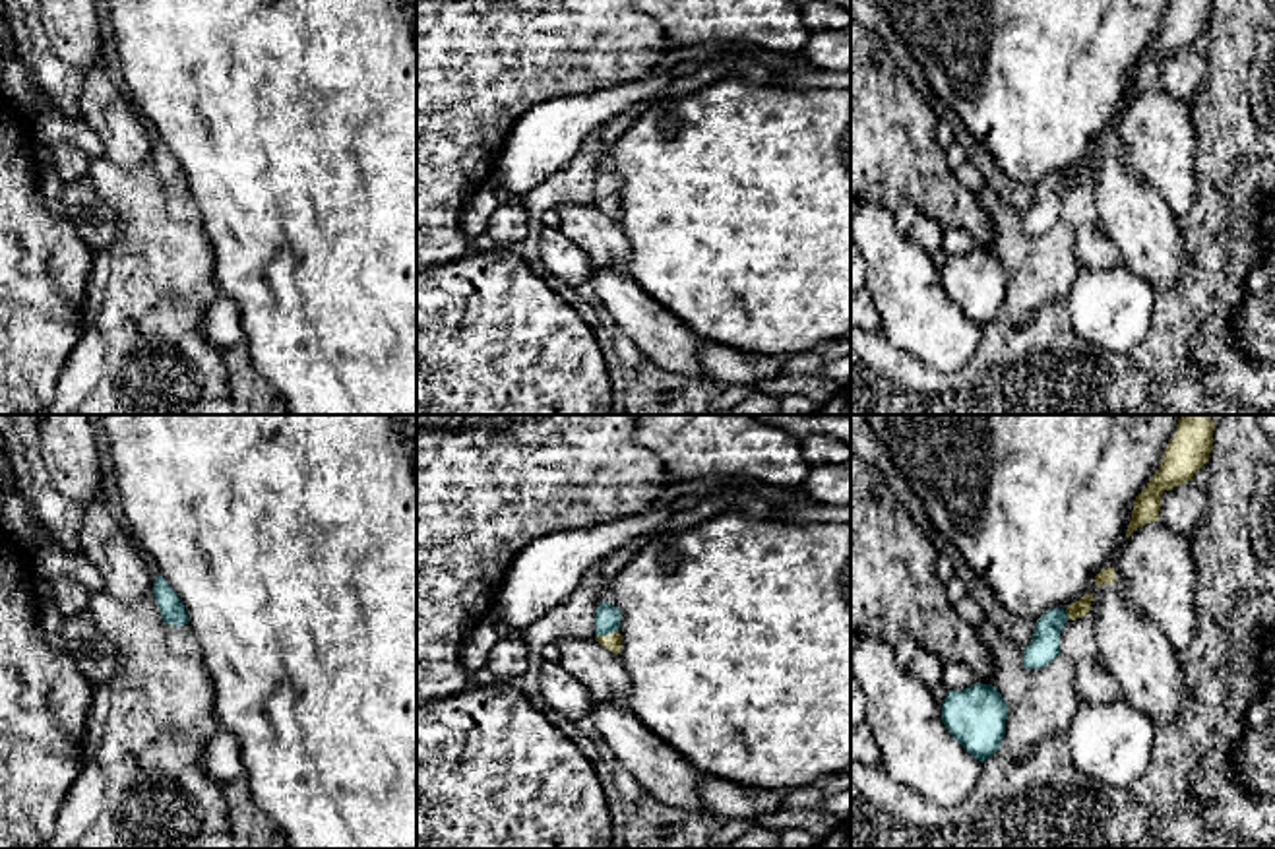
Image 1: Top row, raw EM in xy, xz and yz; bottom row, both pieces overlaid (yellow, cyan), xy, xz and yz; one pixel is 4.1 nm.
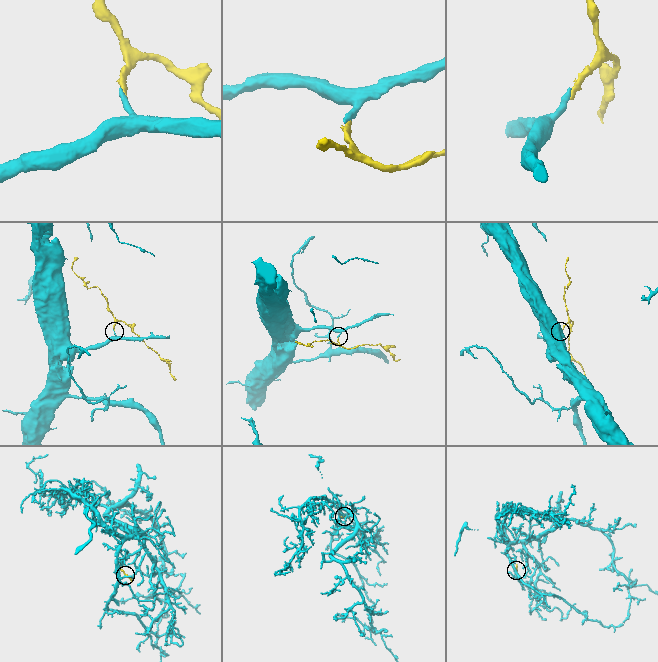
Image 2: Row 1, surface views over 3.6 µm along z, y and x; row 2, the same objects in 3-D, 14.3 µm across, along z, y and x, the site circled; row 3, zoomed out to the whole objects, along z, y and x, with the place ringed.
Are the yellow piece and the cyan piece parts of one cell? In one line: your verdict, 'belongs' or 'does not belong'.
belongs

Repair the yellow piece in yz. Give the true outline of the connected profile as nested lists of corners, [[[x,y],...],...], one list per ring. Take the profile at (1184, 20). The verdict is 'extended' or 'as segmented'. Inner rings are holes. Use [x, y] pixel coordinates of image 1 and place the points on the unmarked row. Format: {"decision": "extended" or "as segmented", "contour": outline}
{"decision": "as segmented", "contour": [[[1174,0],[1147,52],[1135,62],[1126,105],[1149,87],[1159,85],[1161,60],[1180,48],[1192,47],[1194,39],[1209,27],[1213,0]]]}

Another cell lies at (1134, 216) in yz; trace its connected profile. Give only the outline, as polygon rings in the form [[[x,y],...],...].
[[[1114,147],[1097,153],[1089,186],[1095,198],[1097,223],[1120,250],[1124,266],[1143,277],[1155,291],[1182,283],[1188,271],[1188,254],[1176,215],[1163,194],[1130,169]]]

